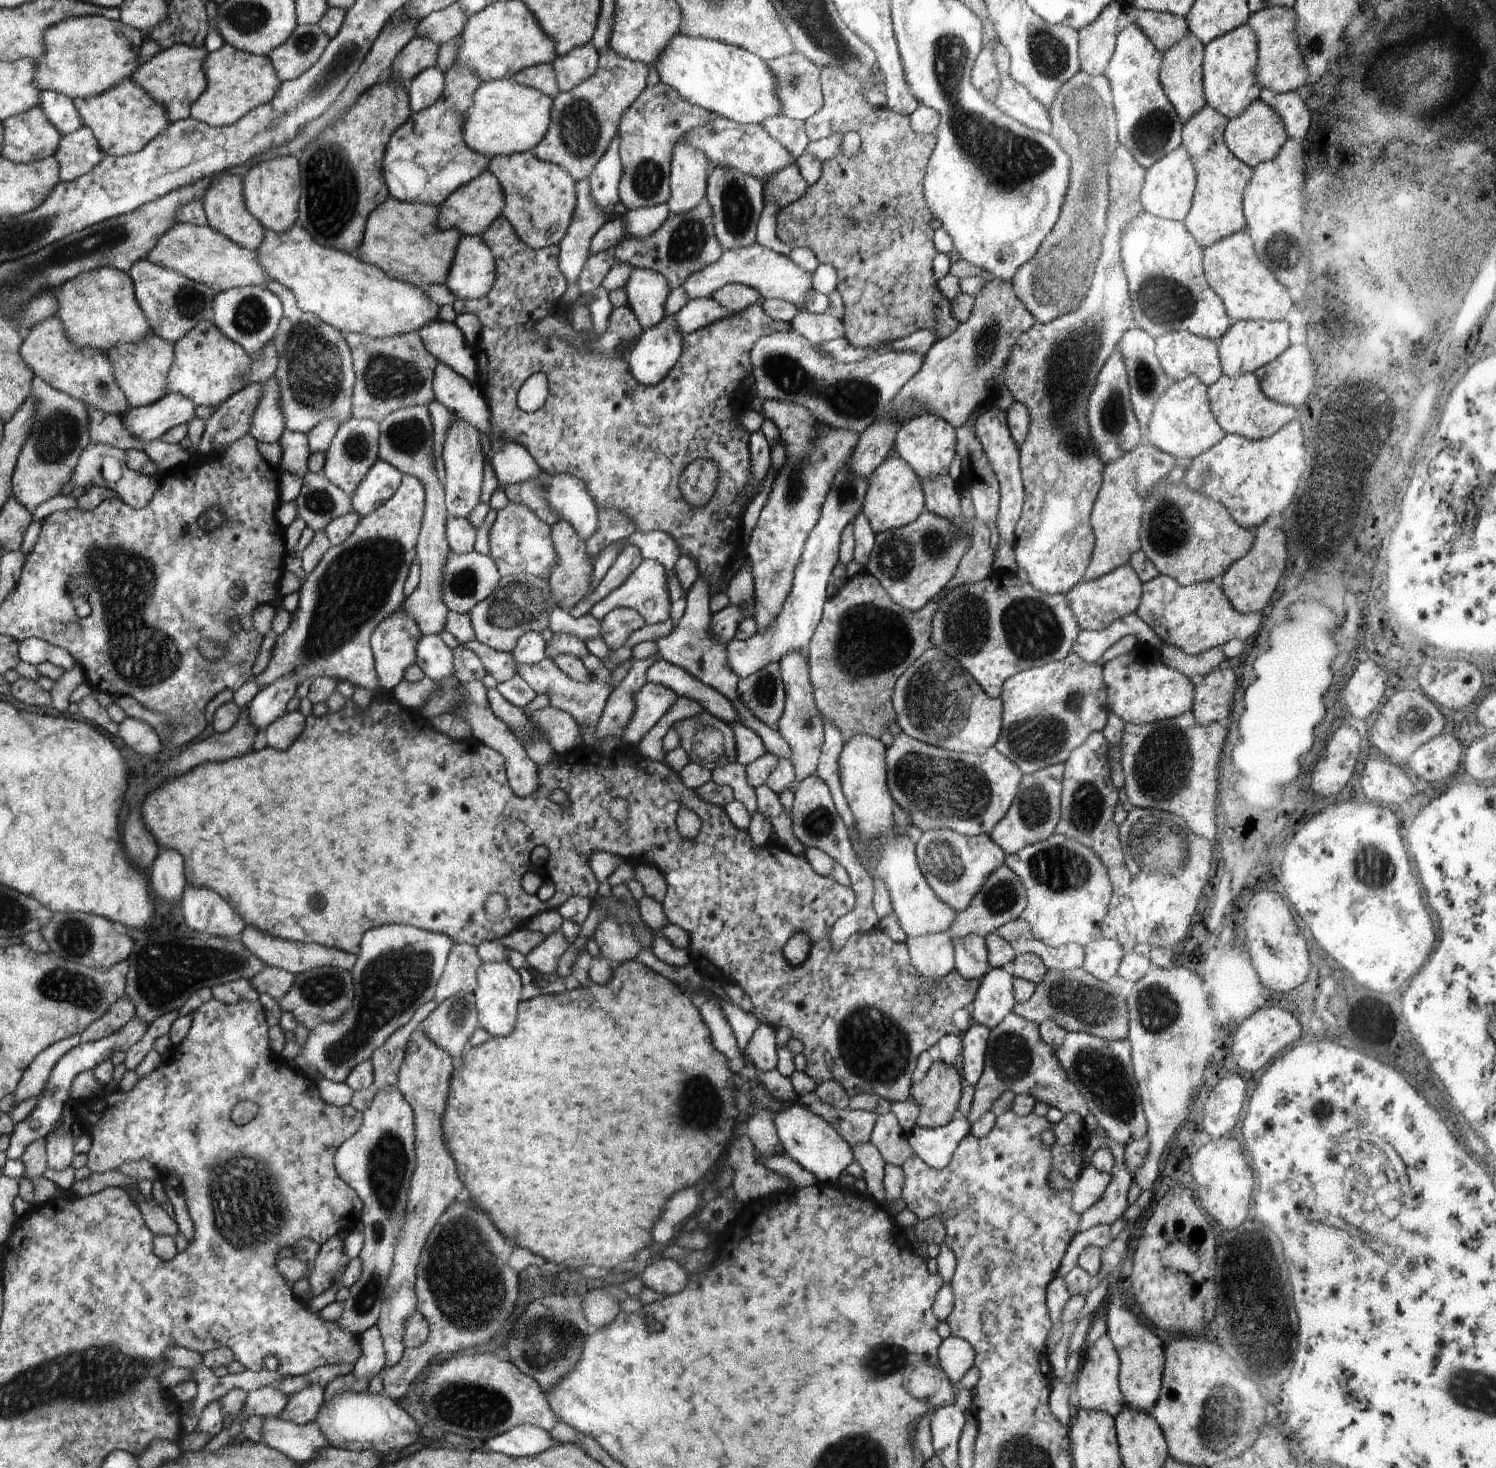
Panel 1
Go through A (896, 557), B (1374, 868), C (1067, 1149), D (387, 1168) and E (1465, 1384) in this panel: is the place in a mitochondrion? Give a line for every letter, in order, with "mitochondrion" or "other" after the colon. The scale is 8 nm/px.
A: mitochondrion
B: mitochondrion
C: other
D: mitochondrion
E: mitochondrion

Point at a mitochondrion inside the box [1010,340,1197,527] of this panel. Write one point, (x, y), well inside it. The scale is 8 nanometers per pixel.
(1112, 416)

